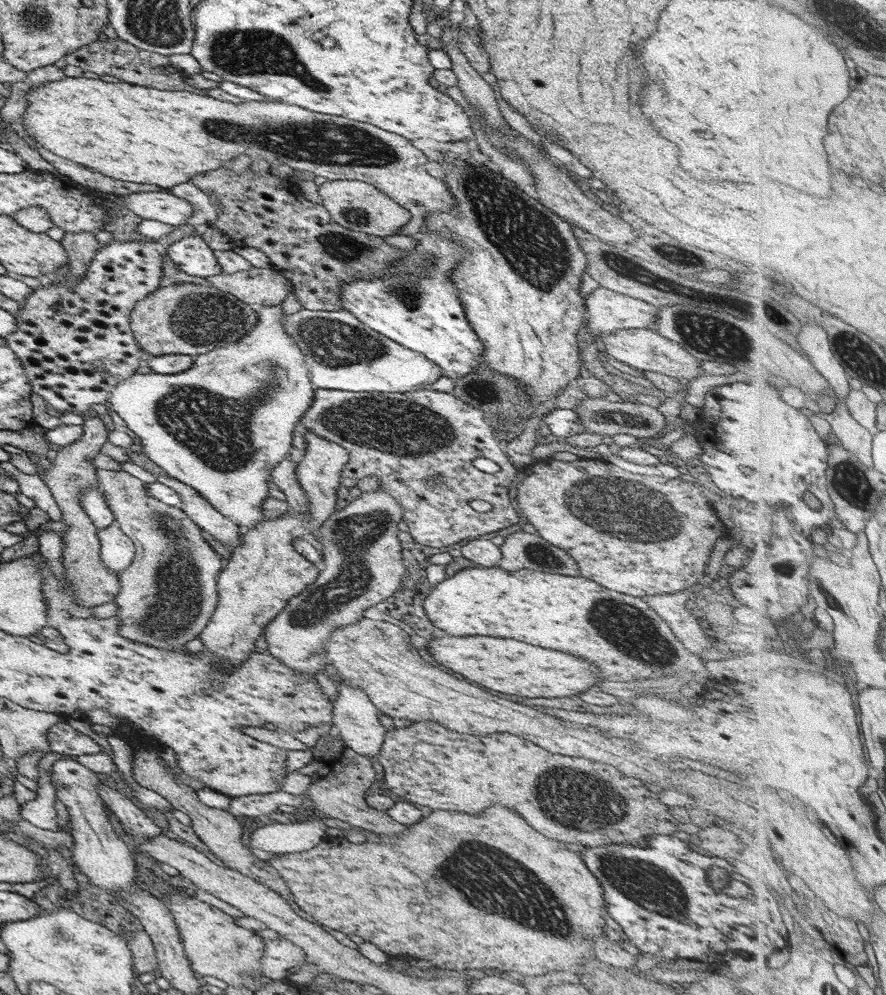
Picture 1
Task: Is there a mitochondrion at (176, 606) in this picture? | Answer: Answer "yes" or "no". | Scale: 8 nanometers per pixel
yes

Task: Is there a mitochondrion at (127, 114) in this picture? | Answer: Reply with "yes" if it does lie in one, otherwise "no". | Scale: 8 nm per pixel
no

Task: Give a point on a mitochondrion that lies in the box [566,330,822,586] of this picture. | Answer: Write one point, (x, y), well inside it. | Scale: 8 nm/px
(787, 566)

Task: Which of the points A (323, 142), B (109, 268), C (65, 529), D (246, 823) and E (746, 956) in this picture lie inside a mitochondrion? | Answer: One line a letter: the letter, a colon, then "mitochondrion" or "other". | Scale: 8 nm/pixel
A: mitochondrion
B: other
C: other
D: other
E: other

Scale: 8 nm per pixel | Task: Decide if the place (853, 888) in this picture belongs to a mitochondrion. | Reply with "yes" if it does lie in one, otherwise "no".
no

